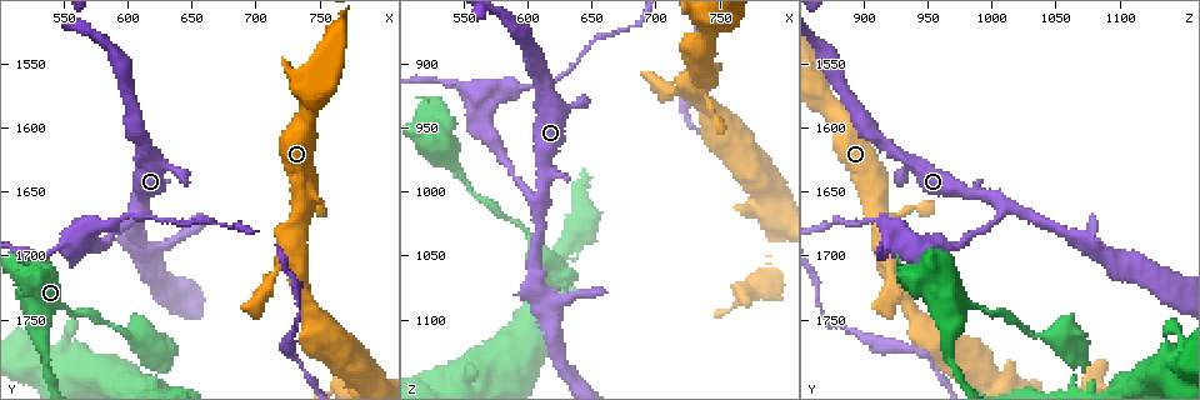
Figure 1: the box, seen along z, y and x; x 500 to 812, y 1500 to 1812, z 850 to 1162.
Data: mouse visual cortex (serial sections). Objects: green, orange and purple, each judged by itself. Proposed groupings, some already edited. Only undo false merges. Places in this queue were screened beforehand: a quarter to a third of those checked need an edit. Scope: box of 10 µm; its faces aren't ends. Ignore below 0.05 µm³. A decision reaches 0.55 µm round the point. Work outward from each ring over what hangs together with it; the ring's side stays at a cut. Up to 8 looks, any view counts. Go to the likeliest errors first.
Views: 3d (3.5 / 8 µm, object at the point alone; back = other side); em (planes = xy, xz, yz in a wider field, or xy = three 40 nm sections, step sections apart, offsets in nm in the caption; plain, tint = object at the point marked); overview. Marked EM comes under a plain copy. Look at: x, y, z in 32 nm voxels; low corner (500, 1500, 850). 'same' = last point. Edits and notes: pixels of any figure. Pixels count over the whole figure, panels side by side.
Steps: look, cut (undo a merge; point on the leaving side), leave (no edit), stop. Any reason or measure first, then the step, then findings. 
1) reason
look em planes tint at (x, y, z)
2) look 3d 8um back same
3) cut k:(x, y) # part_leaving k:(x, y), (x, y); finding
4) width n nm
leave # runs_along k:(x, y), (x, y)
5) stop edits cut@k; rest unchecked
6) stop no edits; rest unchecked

side arm on a straight run
look 3d 3.5um at (608, 1662, 1010)

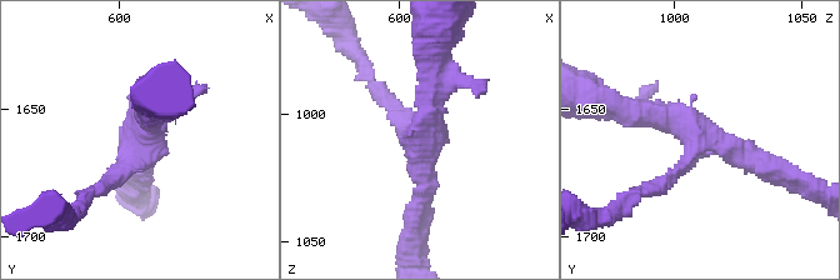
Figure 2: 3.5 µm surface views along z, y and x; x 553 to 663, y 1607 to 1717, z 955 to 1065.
arms 3; arm_widths 200, 300, 350 nm; now the EM
look em xy step 5 tint at (608, 1662, 1009)

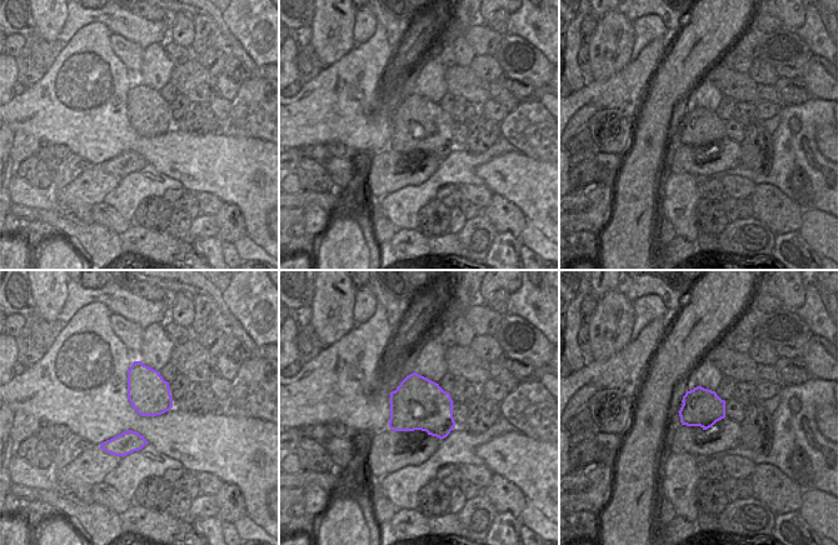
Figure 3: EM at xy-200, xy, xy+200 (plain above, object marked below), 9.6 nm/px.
width 500 nm
leave # runs_along 2:(628, 110), (769, 164); all the same cell

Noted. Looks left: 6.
calibre changes
look 3d 8um at (734, 1708, 920)

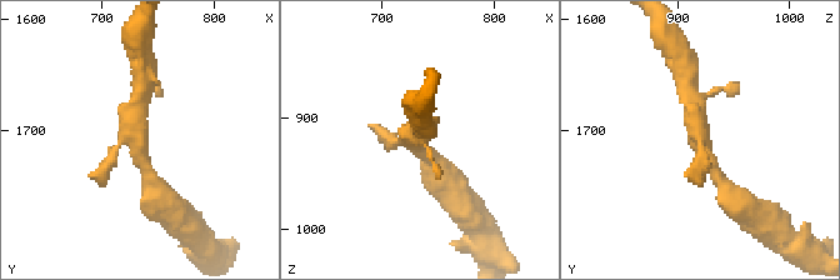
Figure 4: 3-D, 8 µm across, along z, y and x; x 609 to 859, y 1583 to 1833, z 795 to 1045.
look em planes tint same

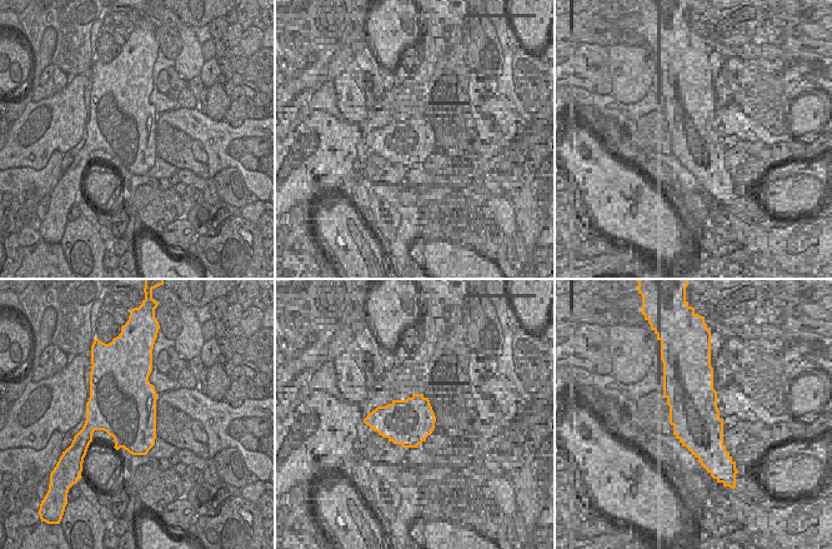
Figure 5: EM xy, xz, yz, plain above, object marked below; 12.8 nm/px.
leave # runs_along 4:(689, 94), (710, 161); one cell here

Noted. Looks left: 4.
two arms in line, one across
look 3d 3.5um at (610, 1698, 1082)

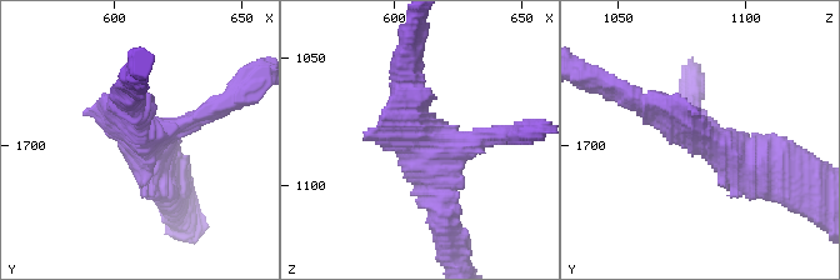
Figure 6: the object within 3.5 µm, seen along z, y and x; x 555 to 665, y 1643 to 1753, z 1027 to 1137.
shape alone is not enough
look em planes tint at (611, 1696, 1080)

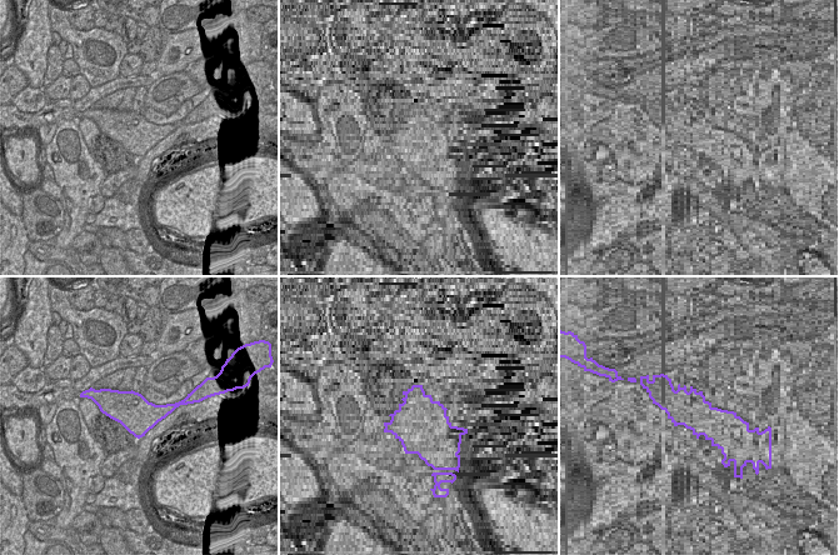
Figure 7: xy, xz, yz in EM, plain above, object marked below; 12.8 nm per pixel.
look em xy step 1 tint same

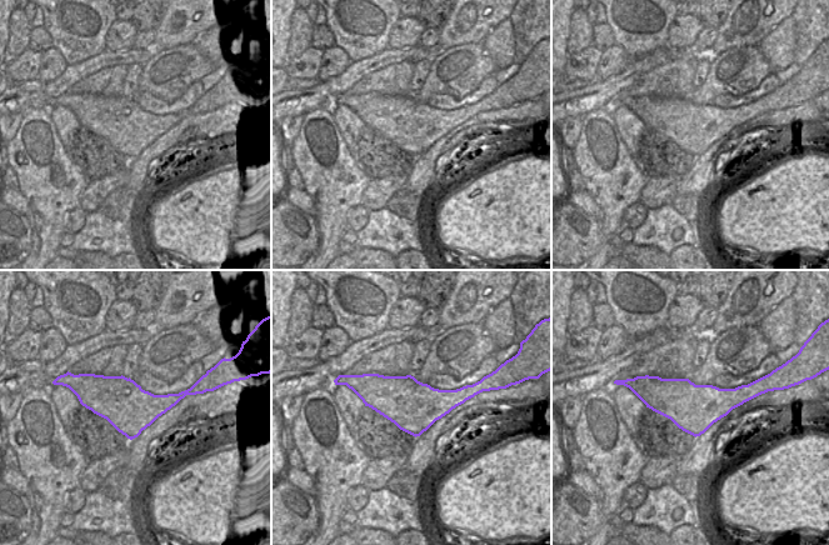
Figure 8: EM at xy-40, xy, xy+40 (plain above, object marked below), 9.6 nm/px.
width 500 nm
leave # runs_along 6:(629, 95), (699, 138), (770, 153); one cell here

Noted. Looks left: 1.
stop no edits; rest unchecked

